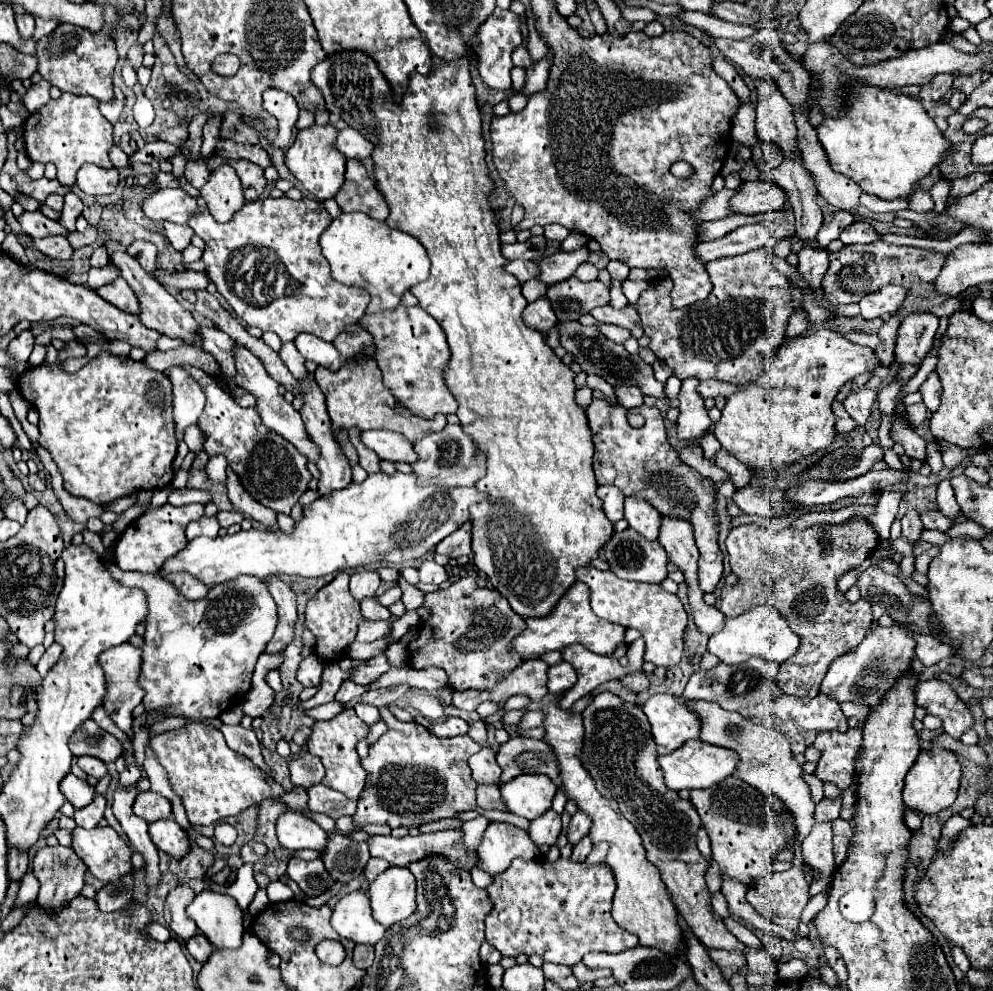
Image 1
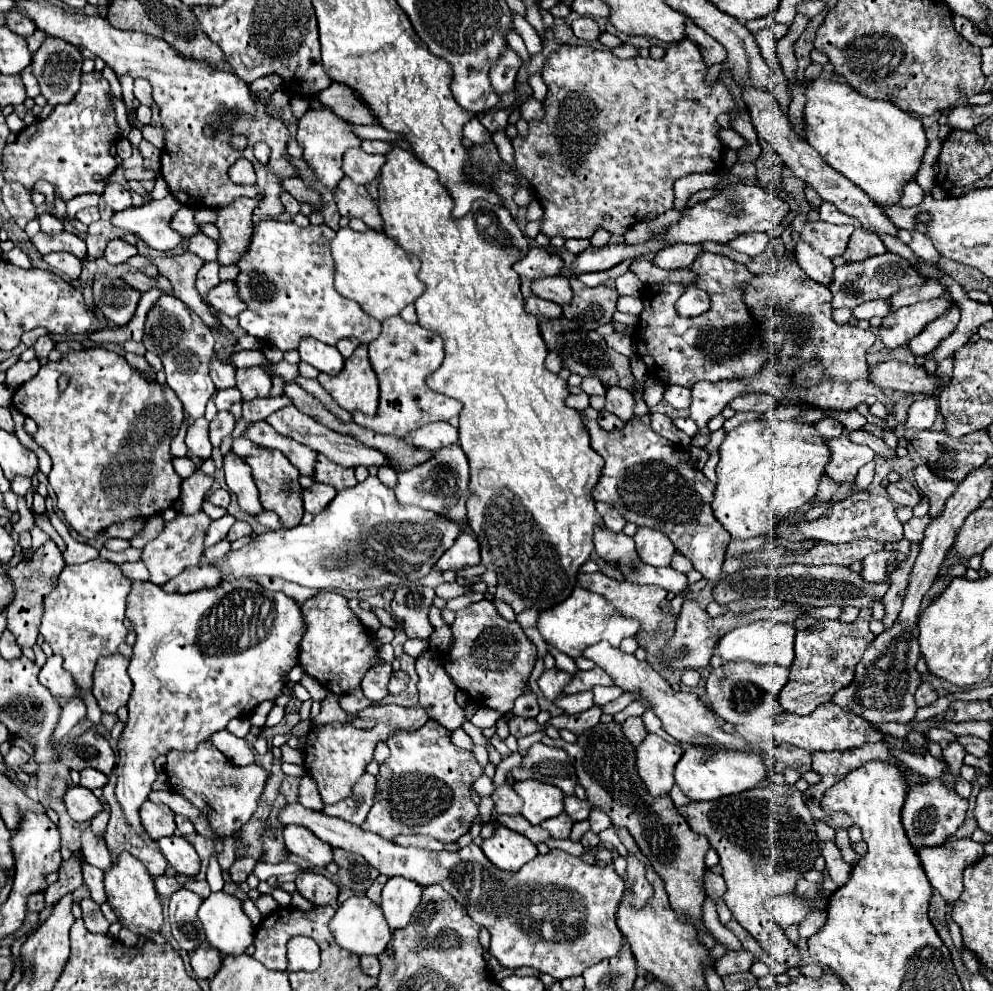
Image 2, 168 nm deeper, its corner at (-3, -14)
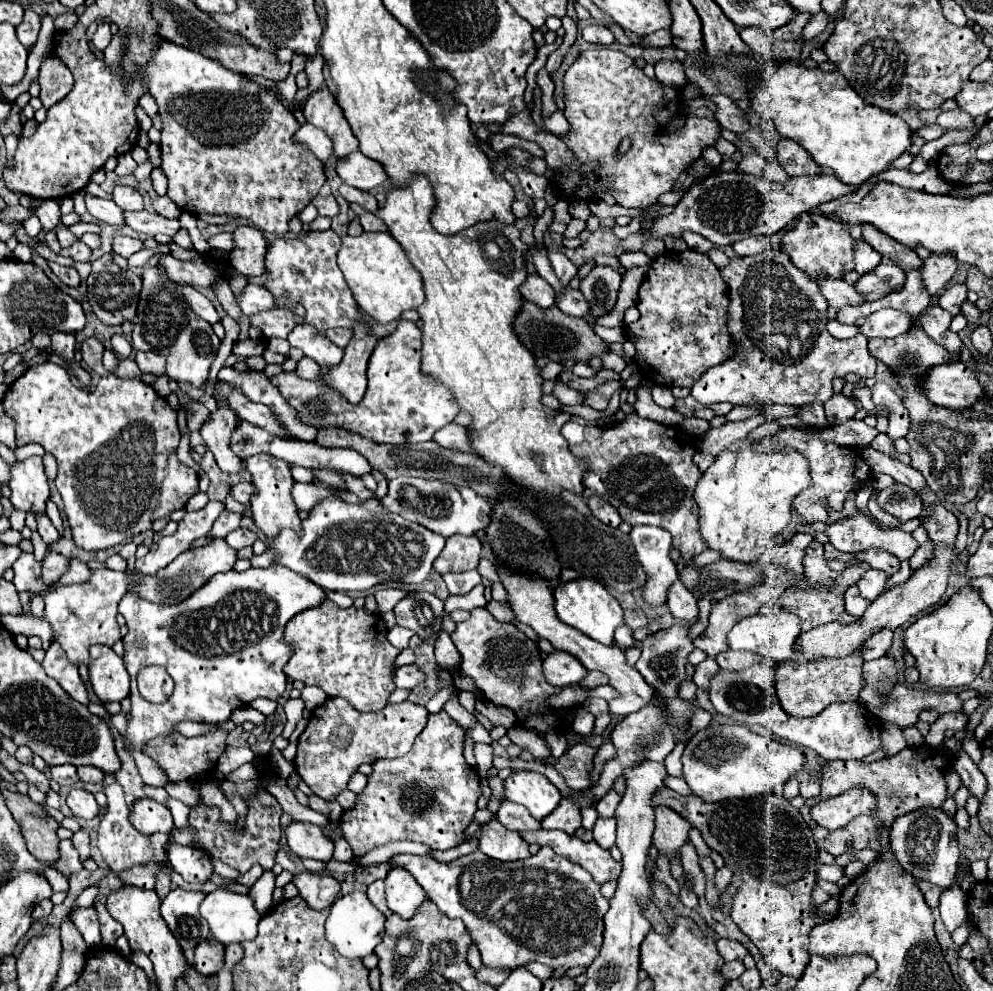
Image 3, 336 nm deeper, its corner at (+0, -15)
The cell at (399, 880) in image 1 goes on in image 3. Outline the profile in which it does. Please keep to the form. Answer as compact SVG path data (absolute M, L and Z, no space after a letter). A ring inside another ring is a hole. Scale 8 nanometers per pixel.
M392 868L386 876L386 902L390 912L400 918L412 918L416 908L426 900L422 886L404 868Z

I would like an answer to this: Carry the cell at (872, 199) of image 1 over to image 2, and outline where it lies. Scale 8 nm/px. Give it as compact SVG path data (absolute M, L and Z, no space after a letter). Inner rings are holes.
M823 200L819 208L820 219L837 225L853 225L853 227L861 227L861 224L854 217L842 214L835 206Z

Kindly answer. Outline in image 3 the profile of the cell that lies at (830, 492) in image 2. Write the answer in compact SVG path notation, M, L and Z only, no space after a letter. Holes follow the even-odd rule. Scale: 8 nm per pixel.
M784 428L782 432L778 432L772 438L764 438L762 444L758 446L758 450L762 452L774 452L780 450L784 446L790 446L794 450L798 450L800 454L804 454L810 460L810 476L812 476L812 484L808 490L804 490L802 494L798 494L798 498L794 500L794 510L810 520L810 522L826 522L830 518L832 510L842 510L842 504L848 496L850 490L858 490L860 482L864 482L870 474L868 466L864 464L860 450L858 448L846 448L846 446L838 446L832 442L824 442L818 436L806 432L806 430L796 430L796 428Z

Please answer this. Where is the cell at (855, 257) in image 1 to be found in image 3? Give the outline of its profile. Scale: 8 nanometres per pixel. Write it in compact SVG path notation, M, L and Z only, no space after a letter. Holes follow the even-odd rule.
M882 258L882 262L872 272L866 272L858 282L854 282L854 290L866 300L880 300L890 292L902 290L902 286L904 272L898 268L898 264L886 258Z

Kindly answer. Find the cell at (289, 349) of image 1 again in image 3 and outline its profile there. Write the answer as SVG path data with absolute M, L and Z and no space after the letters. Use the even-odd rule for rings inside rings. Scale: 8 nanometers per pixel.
M272 338L272 340L268 340L266 348L272 350L272 352L278 352L278 354L282 354L282 356L288 356L288 352L290 352L290 344L288 344L288 340L280 340L280 338Z

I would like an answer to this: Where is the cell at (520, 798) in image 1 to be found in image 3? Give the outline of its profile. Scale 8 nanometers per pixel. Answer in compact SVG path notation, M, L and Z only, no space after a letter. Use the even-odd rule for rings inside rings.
M530 770L510 774L510 778L504 780L504 788L506 798L526 806L536 820L544 820L562 800L560 790L546 776Z

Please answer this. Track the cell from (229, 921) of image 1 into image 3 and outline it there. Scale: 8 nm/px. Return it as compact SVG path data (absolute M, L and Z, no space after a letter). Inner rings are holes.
M218 888L214 892L210 892L202 904L200 904L200 914L206 918L208 926L210 926L210 934L222 942L224 946L228 944L240 944L240 942L246 942L246 940L254 940L256 938L256 926L260 922L260 914L256 912L252 900L244 894L236 894L236 892L230 892L230 890L224 890L224 888Z

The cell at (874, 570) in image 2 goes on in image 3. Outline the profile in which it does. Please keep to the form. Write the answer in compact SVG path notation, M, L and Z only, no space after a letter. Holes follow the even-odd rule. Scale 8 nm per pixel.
M812 540L810 546L806 548L806 556L804 556L804 576L810 582L816 582L816 588L810 590L794 590L788 588L774 604L774 608L778 608L780 612L792 612L796 616L800 616L802 620L802 630L810 630L810 628L818 628L822 624L828 622L840 622L840 624L852 624L858 622L860 618L851 616L842 608L842 602L838 602L838 596L844 596L846 588L852 584L858 584L858 580L862 578L864 572L868 572L870 566L866 562L858 562L854 566L848 566L844 572L834 572L828 568L828 562L824 560L824 548L820 542Z

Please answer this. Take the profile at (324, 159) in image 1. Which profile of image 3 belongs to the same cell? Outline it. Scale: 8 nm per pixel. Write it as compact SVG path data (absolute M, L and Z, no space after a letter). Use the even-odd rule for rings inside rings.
M328 88L310 94L302 108L302 114L308 124L324 130L330 136L334 144L334 158L342 158L358 150L358 140L352 134L350 124L346 122L340 106L334 104L334 96L328 92Z

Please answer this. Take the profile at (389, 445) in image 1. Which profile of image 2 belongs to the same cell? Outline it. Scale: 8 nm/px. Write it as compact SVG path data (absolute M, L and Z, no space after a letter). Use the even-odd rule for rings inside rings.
M287 405L287 407L283 407L283 409L275 411L275 413L271 413L265 421L267 421L271 427L275 427L281 435L285 435L285 437L289 437L289 439L293 439L293 441L297 441L297 443L309 445L309 447L315 449L317 453L323 453L325 457L329 457L329 459L333 459L335 463L341 463L341 465L345 465L345 467L359 467L359 465L365 465L365 467L369 467L369 465L383 467L383 465L387 465L387 463L385 463L385 455L381 455L379 451L373 451L371 447L359 443L357 439L353 439L353 437L349 437L349 435L341 435L341 433L335 433L335 431L327 429L325 425L317 423L317 421L311 419L309 415L297 411L295 405Z

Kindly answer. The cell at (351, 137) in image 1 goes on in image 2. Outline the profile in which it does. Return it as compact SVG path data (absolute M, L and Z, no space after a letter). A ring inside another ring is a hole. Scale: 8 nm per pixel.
M349 149L343 159L343 171L355 183L367 185L379 177L383 163L383 155L367 155L363 149Z

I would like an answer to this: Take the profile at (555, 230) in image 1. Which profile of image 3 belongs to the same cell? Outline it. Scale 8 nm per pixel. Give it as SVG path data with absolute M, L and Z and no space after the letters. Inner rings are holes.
M572 218L570 220L570 224L568 224L568 228L566 228L566 232L562 234L566 240L570 240L570 238L578 238L580 236L580 232L586 228L586 222L582 222L582 220L578 220L578 218Z

